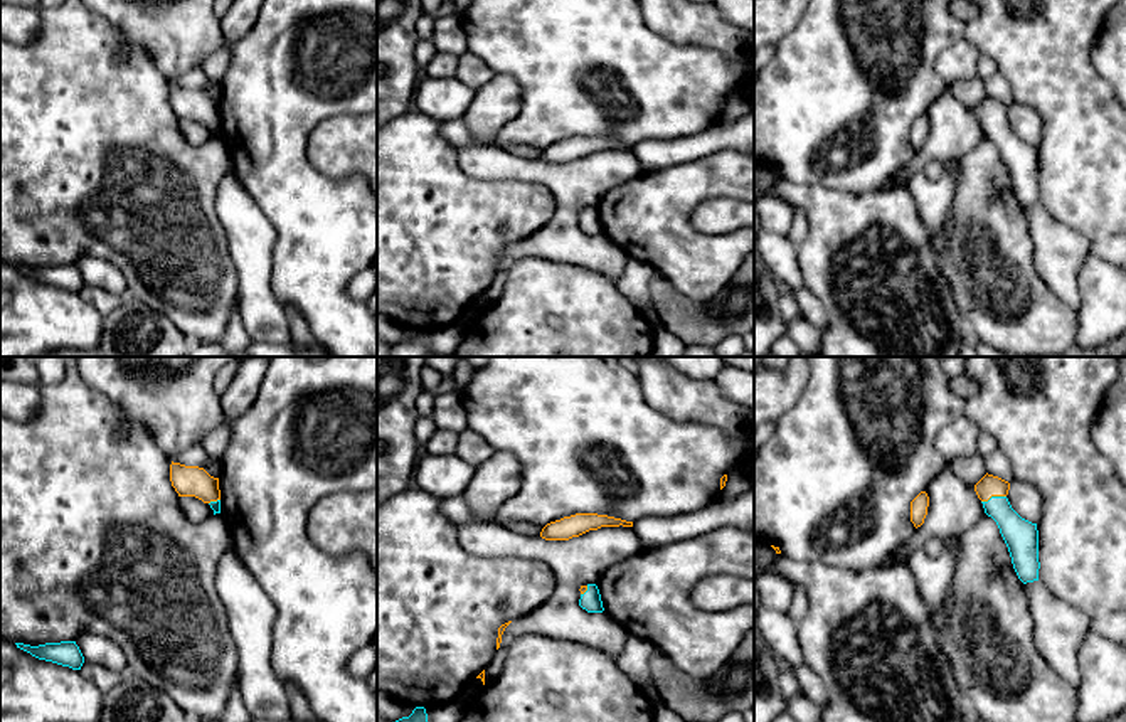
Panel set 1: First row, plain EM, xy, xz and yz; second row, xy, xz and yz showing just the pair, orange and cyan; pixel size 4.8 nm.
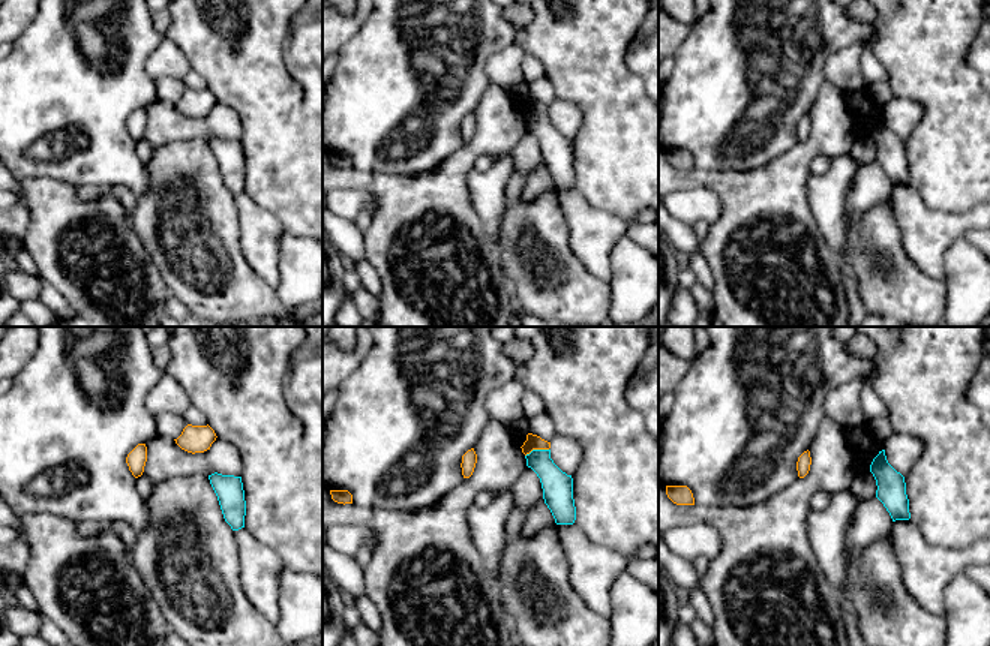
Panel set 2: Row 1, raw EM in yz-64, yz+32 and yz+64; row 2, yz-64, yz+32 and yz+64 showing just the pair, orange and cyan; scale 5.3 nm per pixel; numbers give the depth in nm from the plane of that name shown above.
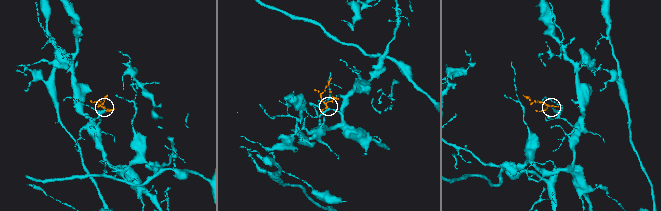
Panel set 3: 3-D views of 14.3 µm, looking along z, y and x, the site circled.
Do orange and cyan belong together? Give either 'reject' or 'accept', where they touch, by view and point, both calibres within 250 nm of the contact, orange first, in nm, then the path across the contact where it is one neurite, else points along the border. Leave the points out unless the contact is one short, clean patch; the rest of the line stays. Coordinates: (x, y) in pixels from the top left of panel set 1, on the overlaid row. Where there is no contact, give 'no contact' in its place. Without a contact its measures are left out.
accept; meets orange in yz at (993, 495); 100 nm thick on the orange side, 160 nm on the other; runs through yz (988, 485), (993, 495), (995, 504), (1020, 536)

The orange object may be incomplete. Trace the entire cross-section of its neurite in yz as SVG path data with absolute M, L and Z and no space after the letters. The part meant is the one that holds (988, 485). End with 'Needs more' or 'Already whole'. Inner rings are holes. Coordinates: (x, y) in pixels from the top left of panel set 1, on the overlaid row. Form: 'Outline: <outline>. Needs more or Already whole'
Outline: M988 473L975 485L985 513L991 517L1000 528L1018 579L1027 584L1038 581L1038 530L1037 523L1022 518L1012 508L1006 498L1008 490L1008 481Z. Needs more

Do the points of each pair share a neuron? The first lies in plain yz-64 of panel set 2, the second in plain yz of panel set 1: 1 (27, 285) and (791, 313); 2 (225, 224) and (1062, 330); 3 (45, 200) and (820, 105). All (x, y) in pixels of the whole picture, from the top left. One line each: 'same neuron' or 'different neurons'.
1: same neuron
2: same neuron
3: different neurons

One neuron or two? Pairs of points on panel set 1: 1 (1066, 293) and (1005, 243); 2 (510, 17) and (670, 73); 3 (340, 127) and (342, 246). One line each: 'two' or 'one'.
1: two
2: one
3: two

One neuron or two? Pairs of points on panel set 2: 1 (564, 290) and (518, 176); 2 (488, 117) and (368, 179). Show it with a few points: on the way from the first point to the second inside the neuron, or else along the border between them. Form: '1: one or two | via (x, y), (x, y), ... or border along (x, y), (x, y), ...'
1: one | via (537, 261), (534, 234), (521, 218), (516, 204)
2: one | via (470, 152), (435, 186), (402, 186)

